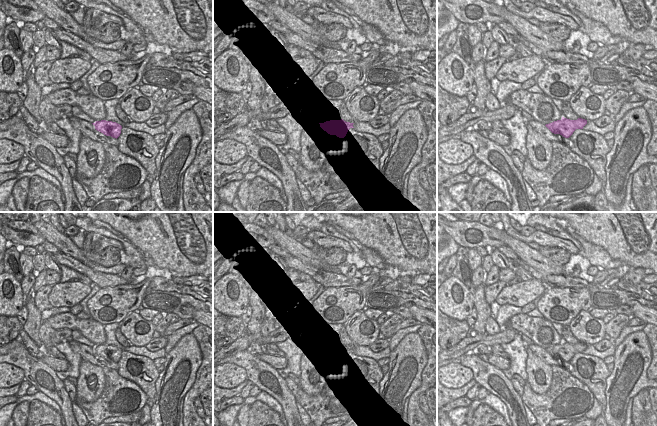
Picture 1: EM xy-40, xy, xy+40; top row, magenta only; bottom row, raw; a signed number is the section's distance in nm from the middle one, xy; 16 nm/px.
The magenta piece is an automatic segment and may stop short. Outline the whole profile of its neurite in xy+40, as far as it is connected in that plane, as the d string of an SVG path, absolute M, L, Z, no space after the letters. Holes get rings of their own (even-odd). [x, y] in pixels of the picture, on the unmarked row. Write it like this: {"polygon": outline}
{"polygon": "M562 341L561 344L546 348L545 350L554 358L560 358L565 362L569 362L576 353L583 353L587 348L587 344L578 342L570 344Z"}

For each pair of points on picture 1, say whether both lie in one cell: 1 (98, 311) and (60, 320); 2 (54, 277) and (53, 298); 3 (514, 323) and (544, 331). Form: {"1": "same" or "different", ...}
{"1": "different", "2": "different", "3": "same"}

